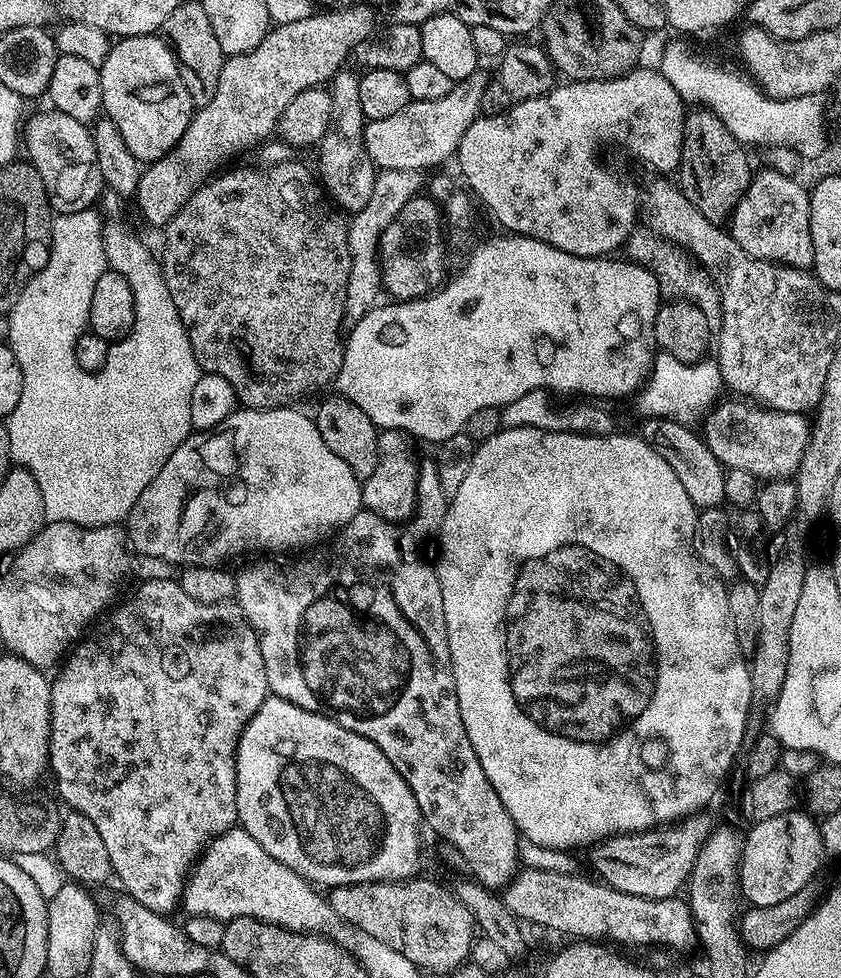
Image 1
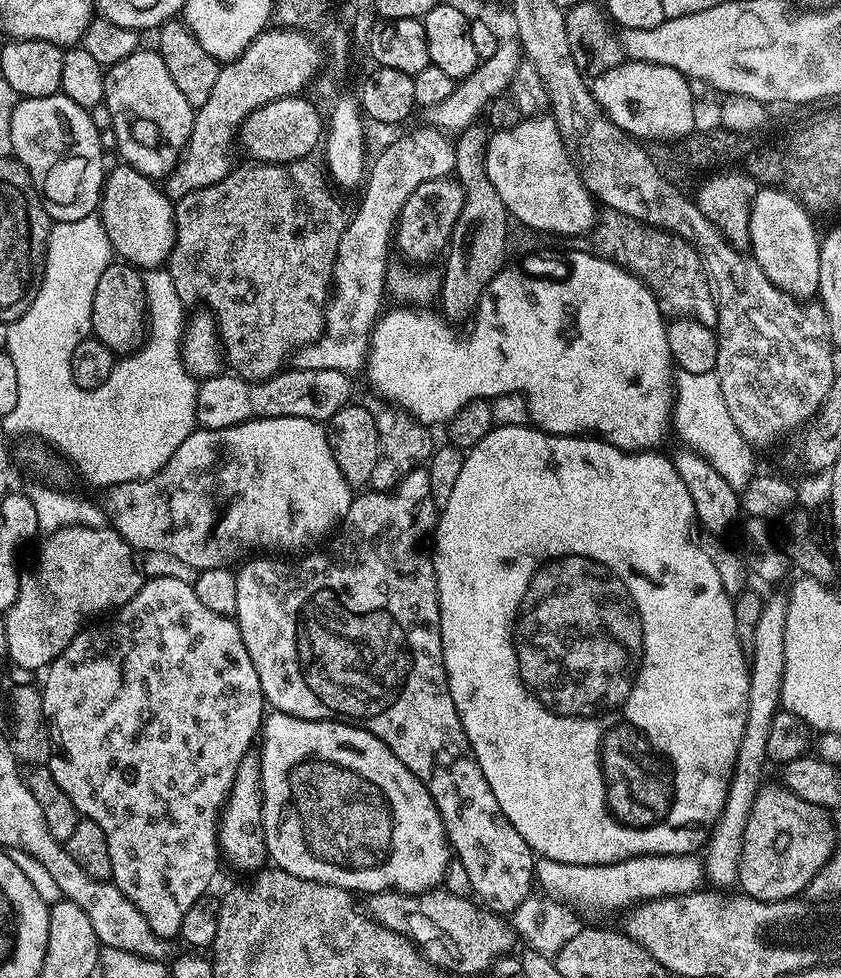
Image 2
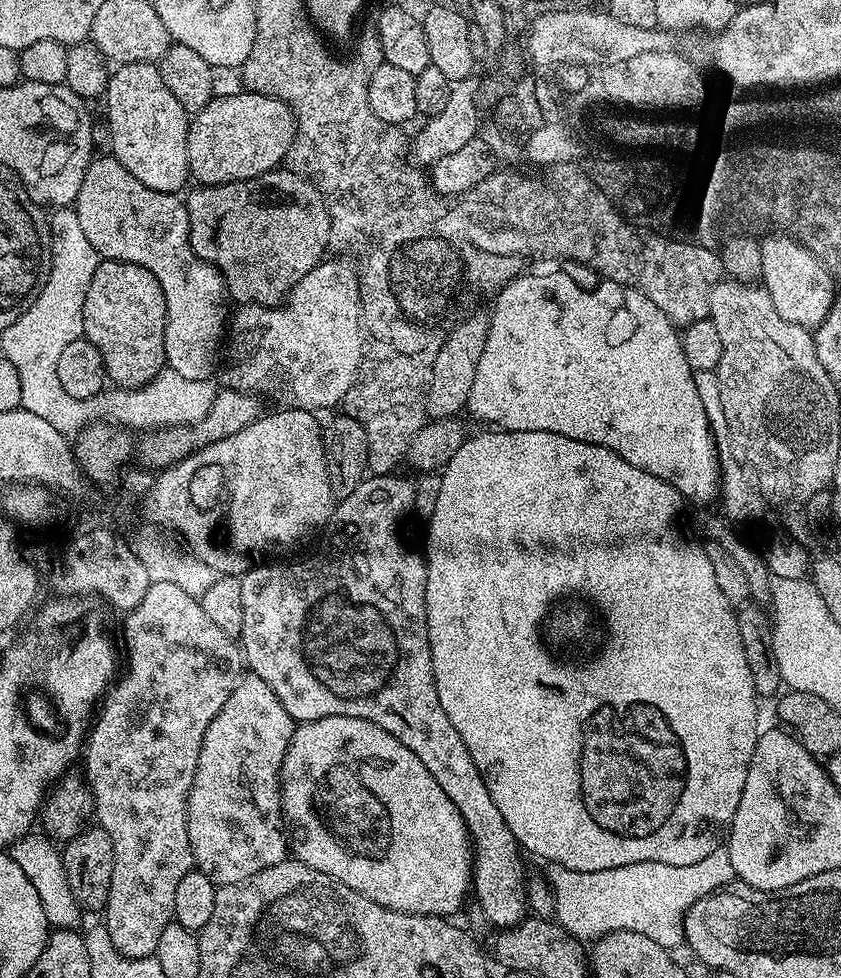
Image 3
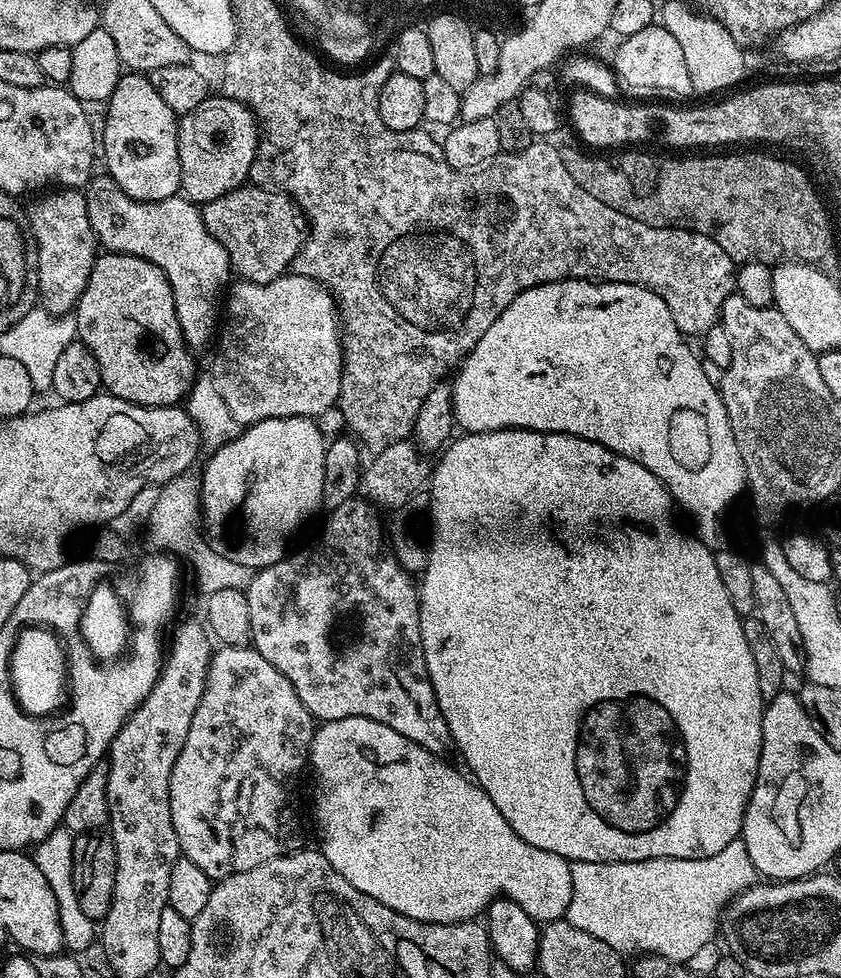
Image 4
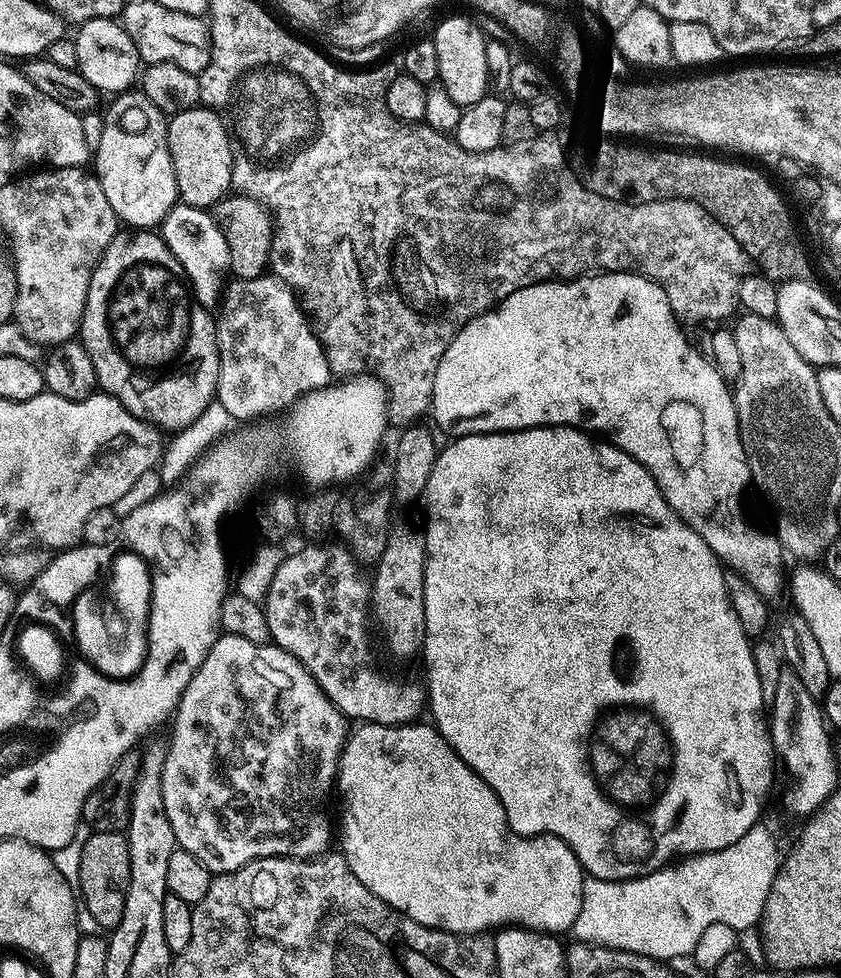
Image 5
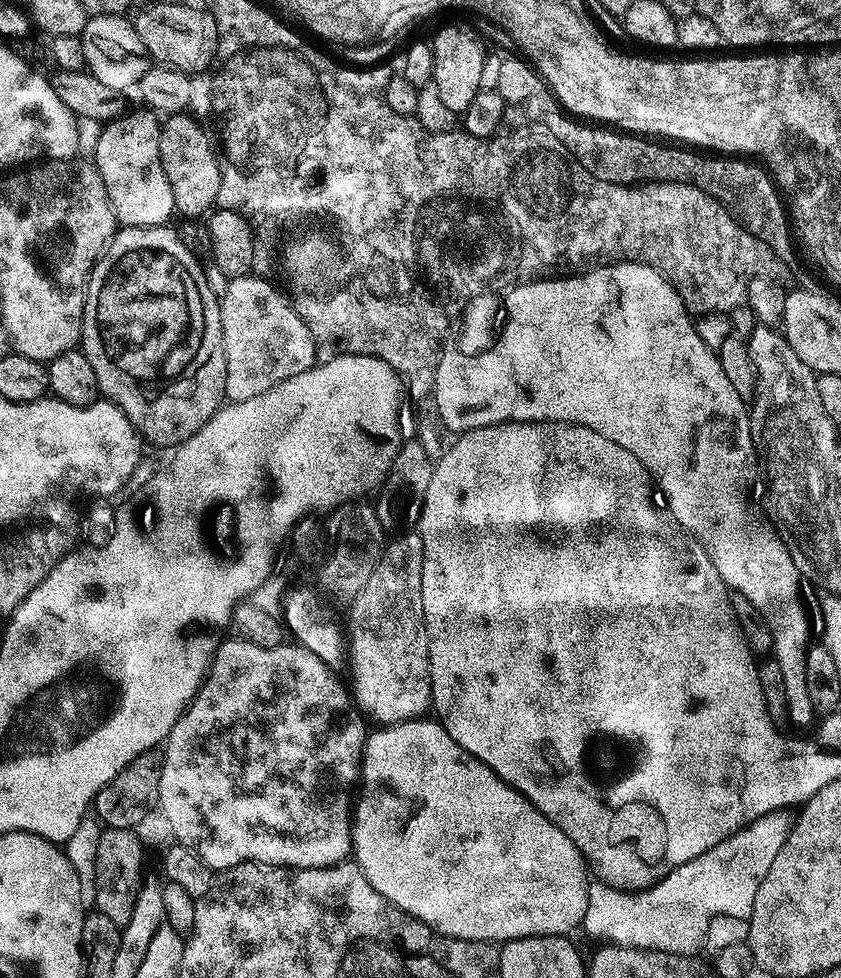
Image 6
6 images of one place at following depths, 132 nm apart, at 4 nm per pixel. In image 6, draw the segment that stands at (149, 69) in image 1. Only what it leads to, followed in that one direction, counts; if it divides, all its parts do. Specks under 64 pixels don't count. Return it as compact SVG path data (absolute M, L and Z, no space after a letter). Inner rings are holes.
M134 110L130 116L123 115L115 120L107 121L100 129L98 146L94 153L94 163L100 171L102 182L106 182L106 194L112 203L117 221L125 228L157 228L167 225L176 212L174 194L162 170L158 142L160 141L160 125L157 113L151 110Z

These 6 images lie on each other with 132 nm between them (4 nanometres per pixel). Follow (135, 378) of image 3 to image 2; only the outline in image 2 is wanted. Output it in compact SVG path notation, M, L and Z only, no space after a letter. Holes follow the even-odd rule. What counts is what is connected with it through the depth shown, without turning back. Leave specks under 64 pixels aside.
M112 262L94 290L91 335L101 340L114 354L131 354L146 339L147 311L141 269L125 262Z

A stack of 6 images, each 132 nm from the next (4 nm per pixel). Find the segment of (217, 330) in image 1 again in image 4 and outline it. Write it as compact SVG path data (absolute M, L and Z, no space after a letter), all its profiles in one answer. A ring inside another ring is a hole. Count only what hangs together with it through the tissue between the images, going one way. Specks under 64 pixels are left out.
M241 186L203 205L205 226L226 249L231 271L240 280L269 284L285 275L299 257L306 239L306 217L287 192Z

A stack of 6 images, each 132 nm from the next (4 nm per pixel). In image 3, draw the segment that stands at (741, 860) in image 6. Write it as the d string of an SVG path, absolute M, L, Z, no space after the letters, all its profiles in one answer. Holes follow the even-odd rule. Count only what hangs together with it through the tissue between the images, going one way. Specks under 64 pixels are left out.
M727 850L706 854L694 866L638 862L610 870L579 872L553 864L547 870L546 879L556 903L554 919L570 936L581 942L595 942L607 932L634 930L634 934L646 934L646 938L654 938L658 946L669 950L684 944L684 916L690 906L698 898L731 885L736 875Z

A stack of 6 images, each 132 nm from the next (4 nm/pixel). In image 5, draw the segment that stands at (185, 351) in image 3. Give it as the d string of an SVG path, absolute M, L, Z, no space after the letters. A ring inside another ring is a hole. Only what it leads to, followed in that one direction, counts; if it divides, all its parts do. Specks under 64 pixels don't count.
M178 202L160 225L160 236L176 261L183 266L197 304L205 310L215 309L223 295L224 272L226 276L229 271L229 247L215 217L207 209Z

